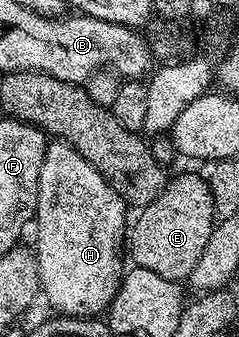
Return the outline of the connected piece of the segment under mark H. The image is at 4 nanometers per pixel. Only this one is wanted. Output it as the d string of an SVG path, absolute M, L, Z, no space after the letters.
M49 141L46 148L46 156L42 160L42 176L38 180L38 204L36 205L36 217L34 219L34 230L36 226L34 253L38 264L38 272L40 273L40 289L43 301L48 301L56 309L53 311L57 315L70 318L96 318L103 315L108 307L111 306L116 290L120 287L120 279L126 273L126 231L130 226L130 214L128 218L128 213L130 213L129 207L118 196L118 192L114 192L114 188L110 188L108 181L69 142Z

